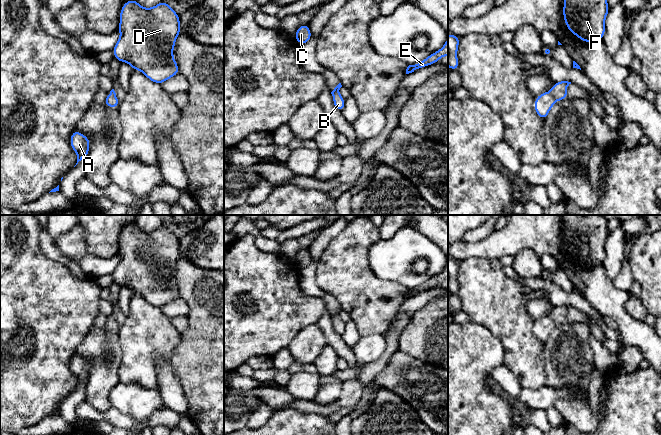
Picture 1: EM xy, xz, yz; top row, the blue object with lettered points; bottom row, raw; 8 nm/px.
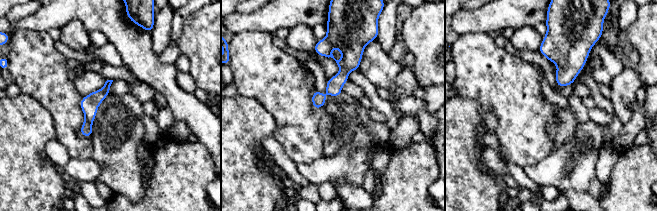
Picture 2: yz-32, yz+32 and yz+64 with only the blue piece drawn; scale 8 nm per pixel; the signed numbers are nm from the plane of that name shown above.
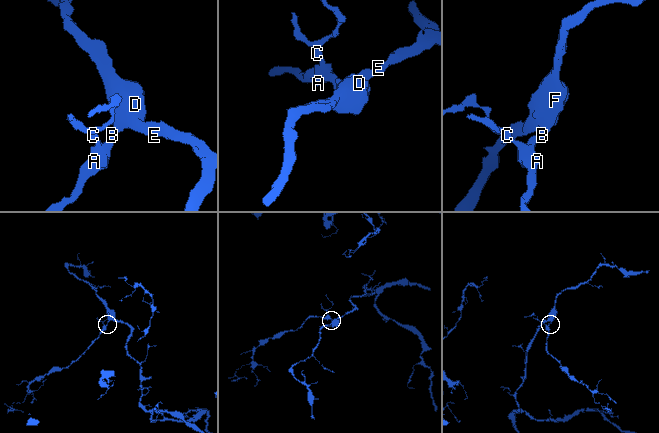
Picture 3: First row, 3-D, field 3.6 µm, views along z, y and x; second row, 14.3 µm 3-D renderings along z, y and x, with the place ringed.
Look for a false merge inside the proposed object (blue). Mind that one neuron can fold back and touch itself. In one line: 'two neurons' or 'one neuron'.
one neuron

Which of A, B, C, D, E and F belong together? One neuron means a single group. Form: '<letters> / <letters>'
A B C D E F

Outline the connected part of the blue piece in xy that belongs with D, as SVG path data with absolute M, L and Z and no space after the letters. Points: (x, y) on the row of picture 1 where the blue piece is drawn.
M128 0L120 11L120 38L113 50L114 58L127 62L133 70L140 70L151 82L162 84L179 74L172 54L175 40L180 35L179 15L164 1L152 8L144 8L137 0Z

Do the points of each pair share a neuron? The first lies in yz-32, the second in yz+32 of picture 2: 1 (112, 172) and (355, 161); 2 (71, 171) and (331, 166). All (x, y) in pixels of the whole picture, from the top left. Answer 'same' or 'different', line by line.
1: different
2: same

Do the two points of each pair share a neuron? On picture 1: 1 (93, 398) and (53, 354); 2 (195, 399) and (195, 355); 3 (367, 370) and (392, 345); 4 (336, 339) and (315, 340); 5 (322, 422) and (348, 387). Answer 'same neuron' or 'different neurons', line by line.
1: different neurons
2: same neuron
3: same neuron
4: different neurons
5: different neurons

